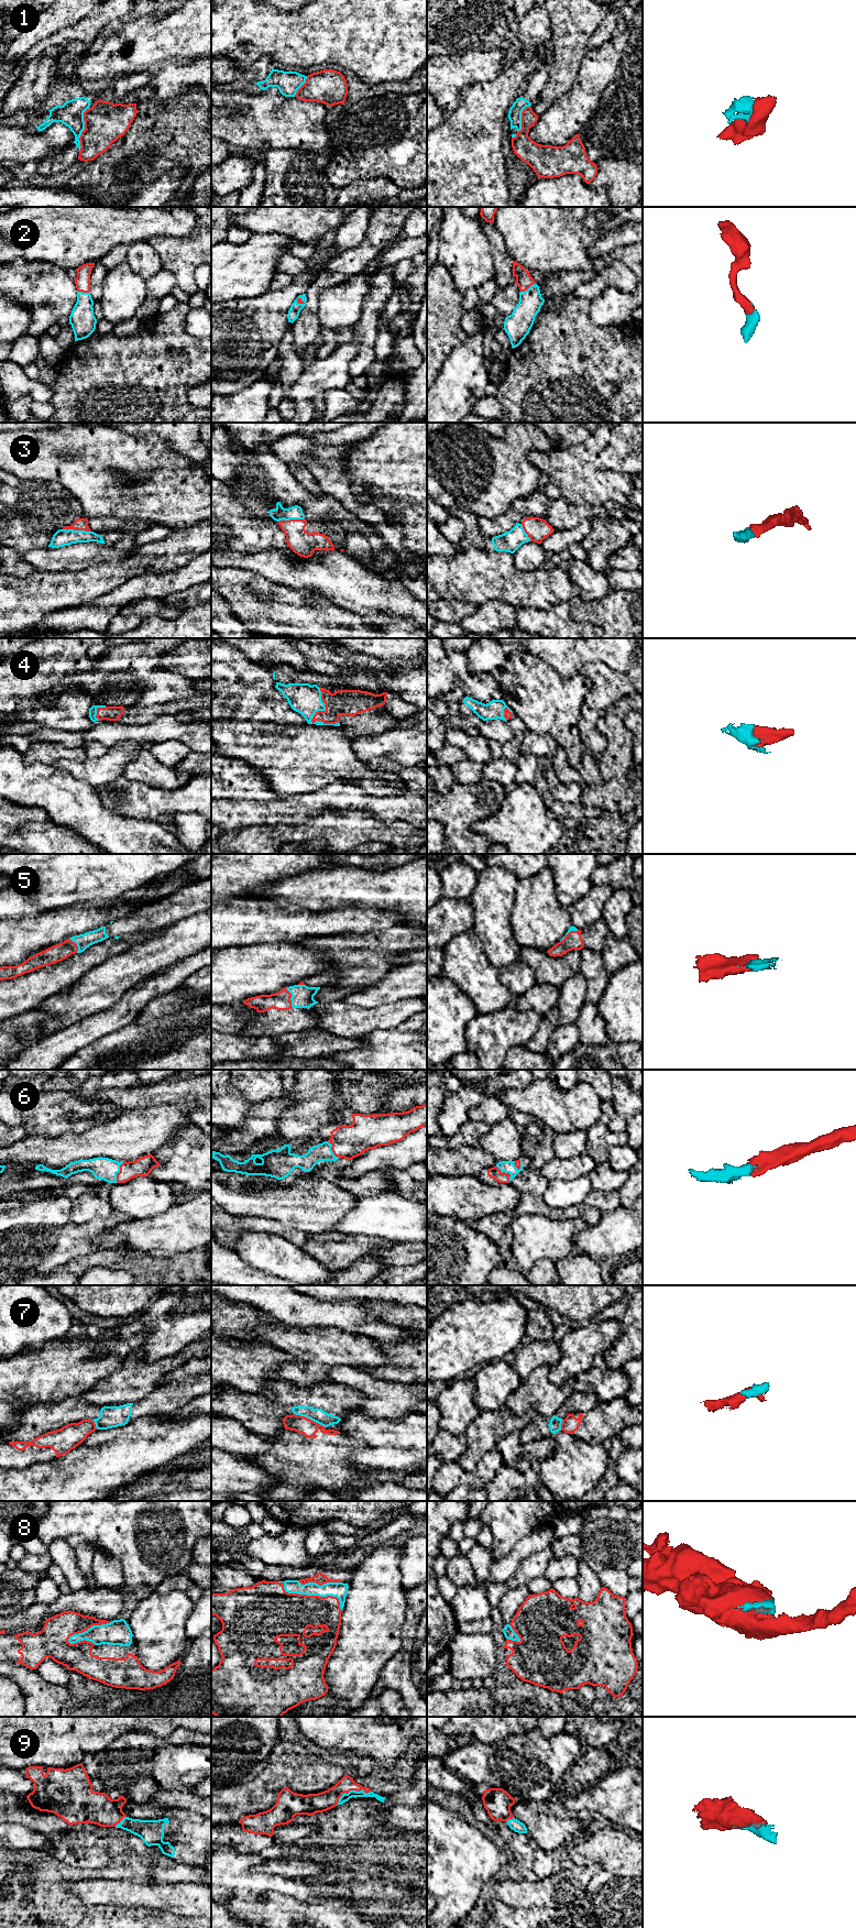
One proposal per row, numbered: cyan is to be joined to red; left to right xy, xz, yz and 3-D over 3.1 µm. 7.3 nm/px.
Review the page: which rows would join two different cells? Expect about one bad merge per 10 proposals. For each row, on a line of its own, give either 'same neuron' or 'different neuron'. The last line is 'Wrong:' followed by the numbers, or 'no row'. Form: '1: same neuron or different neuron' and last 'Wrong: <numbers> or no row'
1: different neuron
2: same neuron
3: same neuron
4: same neuron
5: same neuron
6: same neuron
7: different neuron
8: same neuron
9: same neuron
Wrong: 1, 7

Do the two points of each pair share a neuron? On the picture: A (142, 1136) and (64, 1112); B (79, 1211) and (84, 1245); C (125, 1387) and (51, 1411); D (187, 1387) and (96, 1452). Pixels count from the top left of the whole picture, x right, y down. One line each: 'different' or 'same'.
A: different
B: different
C: different
D: different

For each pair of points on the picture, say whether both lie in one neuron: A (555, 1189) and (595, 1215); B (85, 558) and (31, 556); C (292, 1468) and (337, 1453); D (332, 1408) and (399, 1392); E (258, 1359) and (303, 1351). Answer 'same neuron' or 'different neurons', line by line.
A: different neurons
B: same neuron
C: same neuron
D: different neurons
E: different neurons

